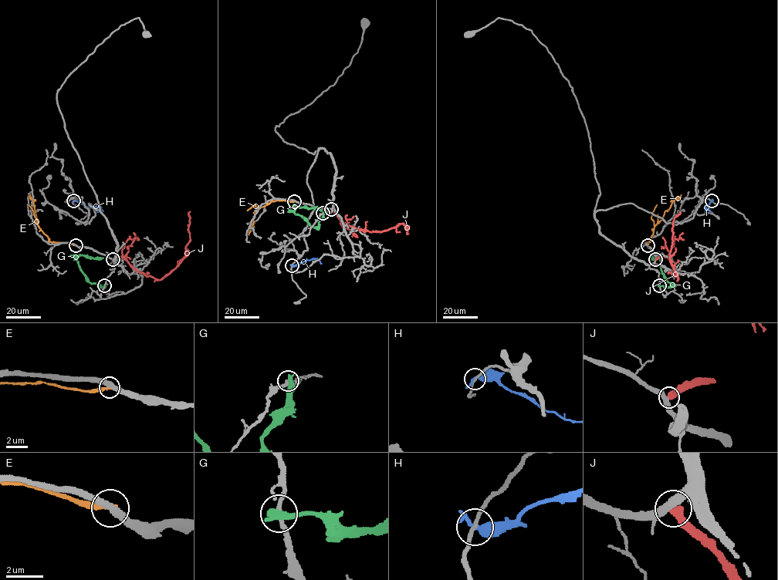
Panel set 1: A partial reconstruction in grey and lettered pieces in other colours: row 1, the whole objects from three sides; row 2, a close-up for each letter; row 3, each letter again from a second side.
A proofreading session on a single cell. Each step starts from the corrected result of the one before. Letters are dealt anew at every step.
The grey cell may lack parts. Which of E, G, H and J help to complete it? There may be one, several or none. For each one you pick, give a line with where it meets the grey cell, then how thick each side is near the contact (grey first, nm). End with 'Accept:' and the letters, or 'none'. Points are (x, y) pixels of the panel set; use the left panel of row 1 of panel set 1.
Accept: none

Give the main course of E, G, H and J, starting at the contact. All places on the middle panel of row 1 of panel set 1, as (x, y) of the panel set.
E: (295, 201), (275, 200), (258, 207), (248, 234)
G: (323, 213), (319, 225), (312, 227), (295, 214), (295, 210), (319, 208), (322, 211)
H: (292, 265), (315, 258), (321, 264)
J: (331, 209), (347, 224), (358, 229), (384, 231), (404, 224), (408, 226), (408, 234)

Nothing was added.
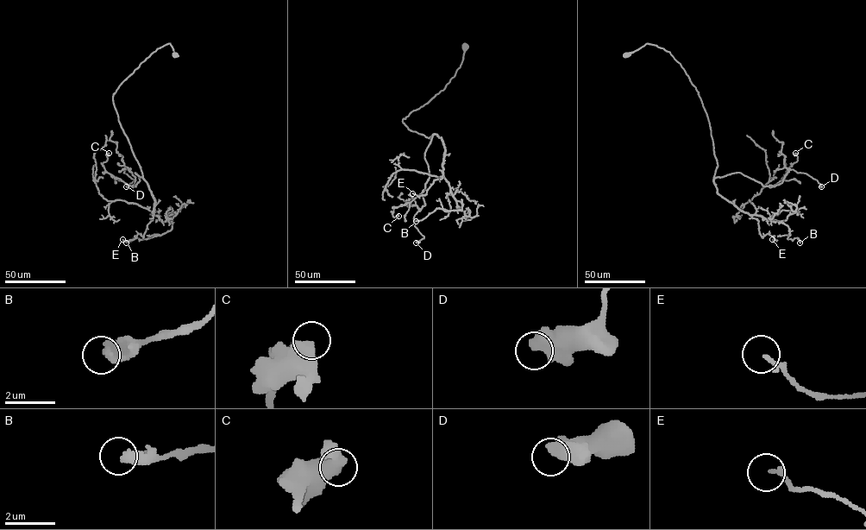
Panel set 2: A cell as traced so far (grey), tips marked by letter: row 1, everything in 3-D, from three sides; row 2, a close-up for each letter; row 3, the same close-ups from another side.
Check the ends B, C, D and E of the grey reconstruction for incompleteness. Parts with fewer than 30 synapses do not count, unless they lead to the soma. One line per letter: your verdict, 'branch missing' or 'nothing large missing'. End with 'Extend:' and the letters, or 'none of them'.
B: nothing large missing
C: nothing large missing
D: nothing large missing
E: nothing large missing
Extend: none of them

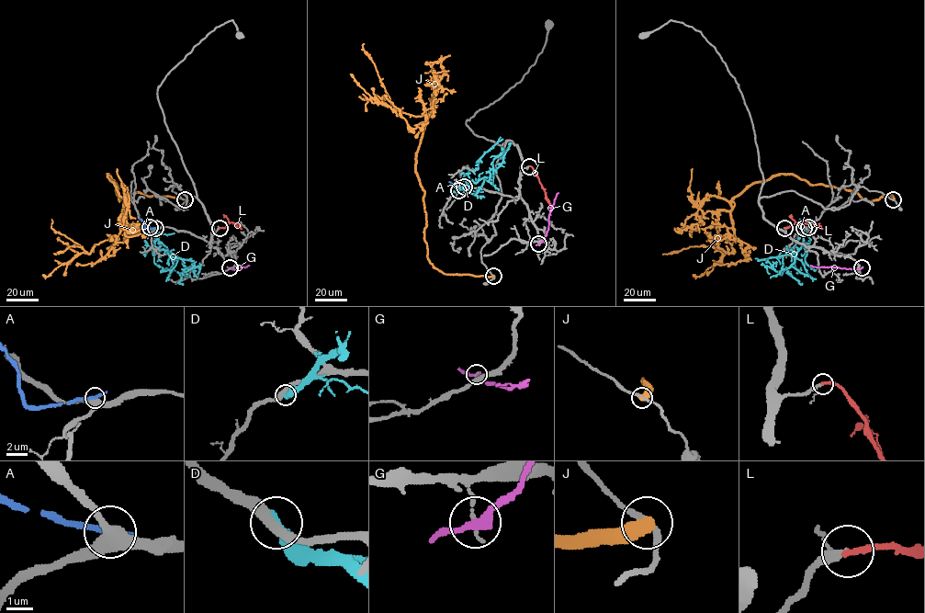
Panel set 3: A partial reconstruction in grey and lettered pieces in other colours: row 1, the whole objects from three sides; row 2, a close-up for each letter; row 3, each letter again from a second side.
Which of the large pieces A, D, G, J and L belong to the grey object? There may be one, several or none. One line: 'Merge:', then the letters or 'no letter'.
Merge: L

